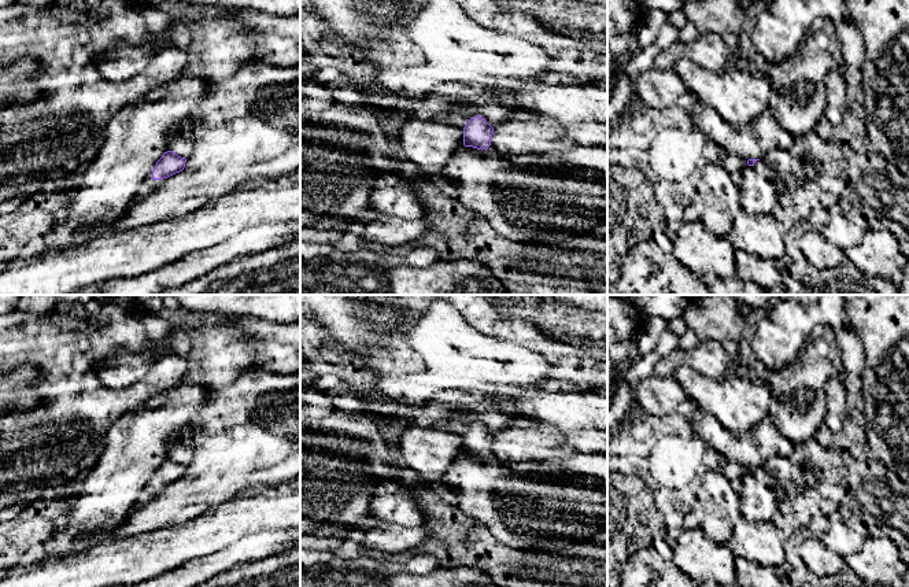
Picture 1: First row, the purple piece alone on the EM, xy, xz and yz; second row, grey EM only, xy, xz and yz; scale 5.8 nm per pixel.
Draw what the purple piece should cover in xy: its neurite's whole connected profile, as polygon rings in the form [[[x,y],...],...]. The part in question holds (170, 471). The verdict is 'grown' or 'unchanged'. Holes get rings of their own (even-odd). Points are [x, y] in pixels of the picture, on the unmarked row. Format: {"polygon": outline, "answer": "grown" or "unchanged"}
{"polygon": [[[173,458],[165,459],[154,475],[152,487],[163,487],[182,479],[185,475],[185,469],[185,465],[178,464]]], "answer": "unchanged"}

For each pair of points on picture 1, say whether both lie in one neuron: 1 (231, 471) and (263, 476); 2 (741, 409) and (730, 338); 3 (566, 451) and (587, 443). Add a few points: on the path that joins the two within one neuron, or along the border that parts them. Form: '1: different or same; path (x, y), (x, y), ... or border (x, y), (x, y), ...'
1: same; path (239, 471), (255, 473)
2: same; path (731, 391), (731, 355)
3: same; path (572, 446), (582, 443)

